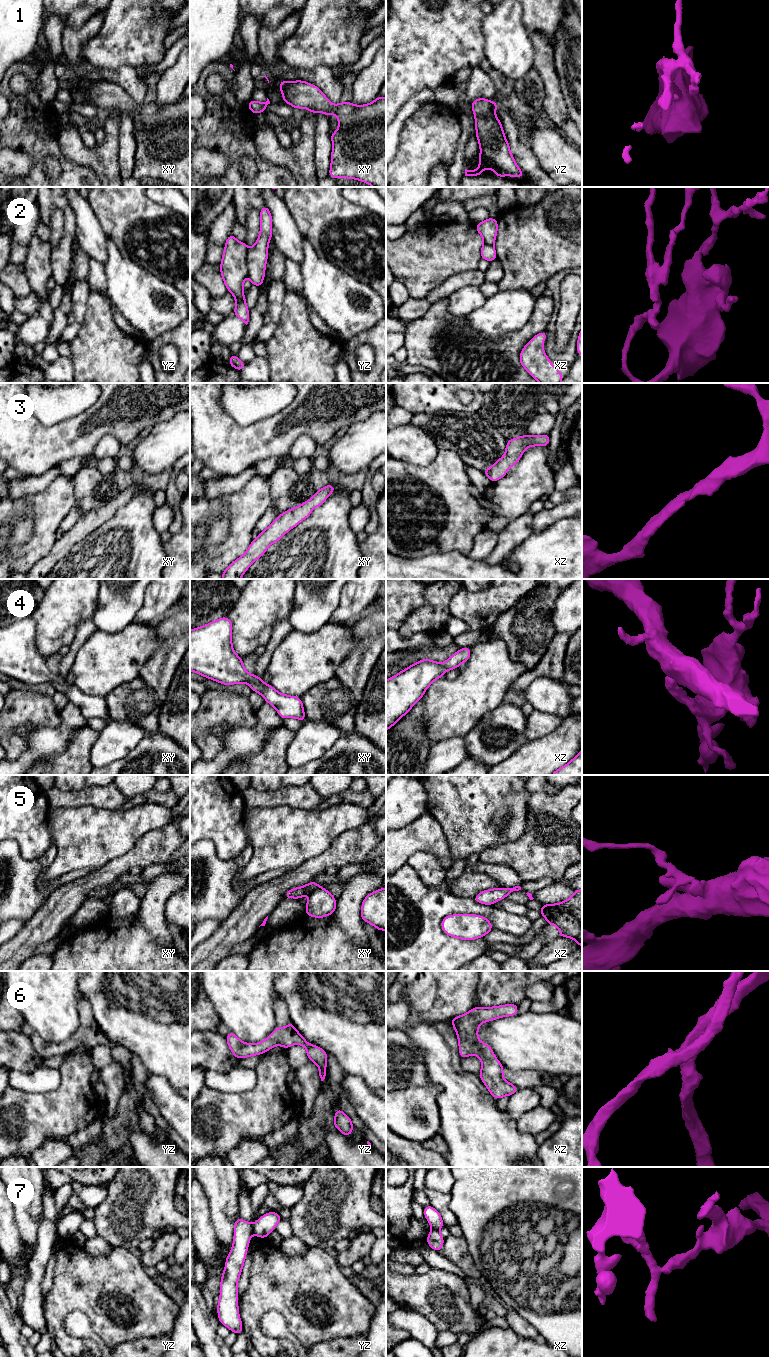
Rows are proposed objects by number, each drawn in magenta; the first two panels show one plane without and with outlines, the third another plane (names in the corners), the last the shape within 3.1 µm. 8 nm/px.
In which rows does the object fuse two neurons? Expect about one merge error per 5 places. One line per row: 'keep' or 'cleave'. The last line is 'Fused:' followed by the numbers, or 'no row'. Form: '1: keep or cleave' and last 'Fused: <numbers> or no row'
1: keep
2: cleave
3: keep
4: keep
5: cleave
6: keep
7: cleave
Fused: 2, 5, 7

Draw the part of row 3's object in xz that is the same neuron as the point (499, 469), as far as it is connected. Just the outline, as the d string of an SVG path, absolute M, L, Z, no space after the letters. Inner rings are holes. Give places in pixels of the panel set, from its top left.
M549 434L533 436L520 436L507 440L504 456L496 461L494 465L485 469L483 473L492 481L496 482L507 474L510 467L514 466L521 458L526 448L531 446L549 446Z

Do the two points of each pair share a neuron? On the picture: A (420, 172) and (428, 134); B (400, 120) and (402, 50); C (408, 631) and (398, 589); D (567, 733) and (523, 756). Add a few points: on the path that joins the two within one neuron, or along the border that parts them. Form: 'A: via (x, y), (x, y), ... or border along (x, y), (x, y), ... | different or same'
A: via (420, 163), (420, 149), (424, 143) | same
B: border along (416, 92), (396, 115) | different
C: border along (423, 604), (406, 618), (398, 630) | different
D: via (556, 740), (544, 740), (534, 750) | same

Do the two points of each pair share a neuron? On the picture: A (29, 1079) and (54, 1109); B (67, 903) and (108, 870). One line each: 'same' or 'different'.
A: different
B: same

